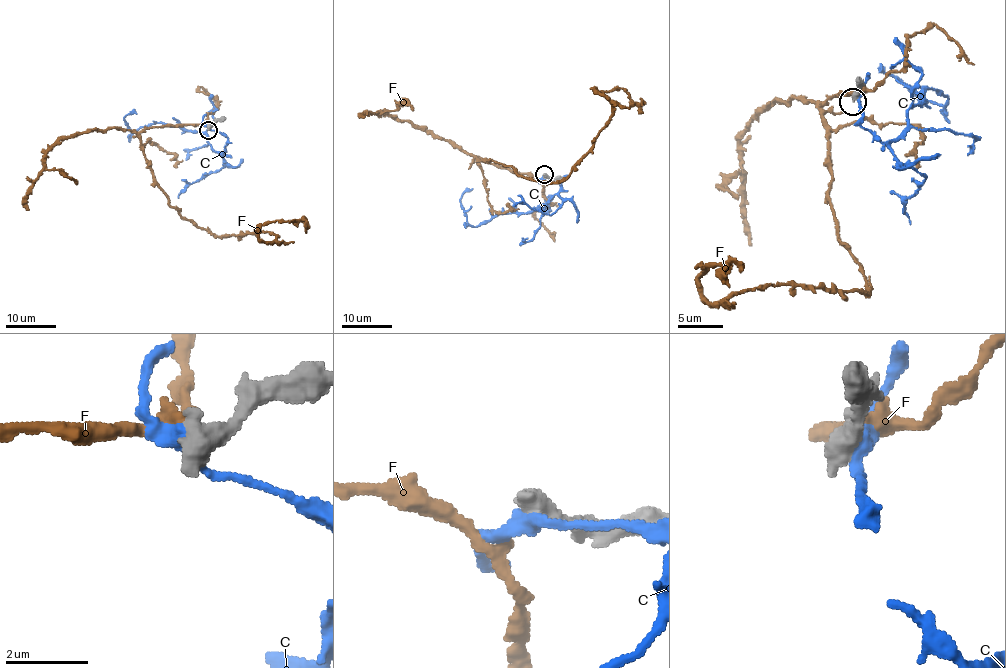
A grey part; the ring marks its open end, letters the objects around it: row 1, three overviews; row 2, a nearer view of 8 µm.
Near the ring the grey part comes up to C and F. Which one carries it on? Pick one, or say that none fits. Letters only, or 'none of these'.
none of these

